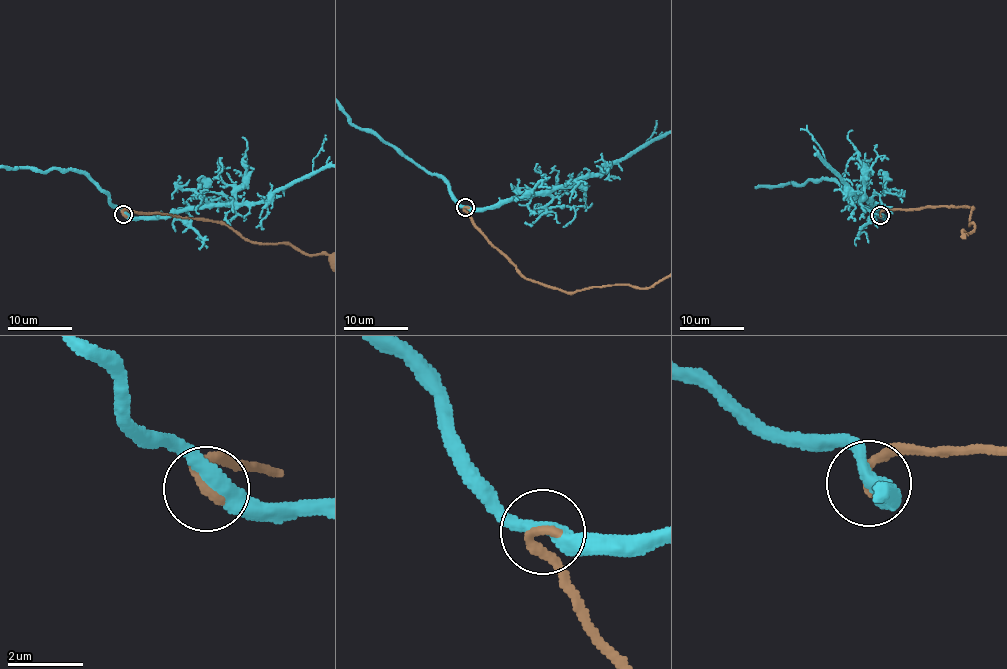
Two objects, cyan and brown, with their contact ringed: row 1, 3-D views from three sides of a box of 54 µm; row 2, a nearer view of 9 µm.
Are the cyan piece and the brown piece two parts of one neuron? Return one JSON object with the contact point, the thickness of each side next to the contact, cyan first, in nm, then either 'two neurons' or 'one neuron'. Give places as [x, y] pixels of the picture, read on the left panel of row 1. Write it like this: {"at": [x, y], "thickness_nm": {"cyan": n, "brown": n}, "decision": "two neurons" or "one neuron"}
{"at": [123, 214], "thickness_nm": {"cyan": 400, "brown": 280}, "decision": "one neuron"}

